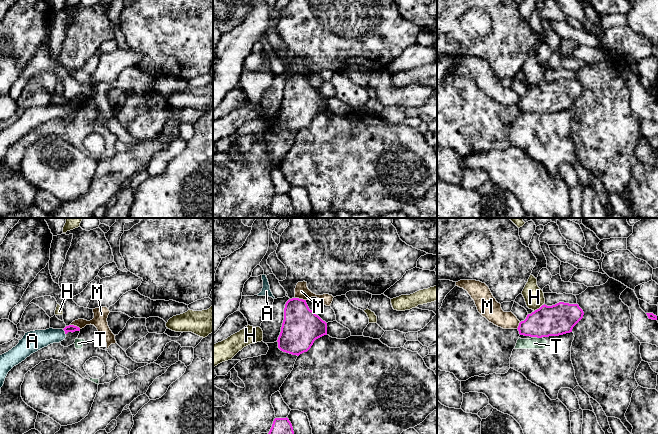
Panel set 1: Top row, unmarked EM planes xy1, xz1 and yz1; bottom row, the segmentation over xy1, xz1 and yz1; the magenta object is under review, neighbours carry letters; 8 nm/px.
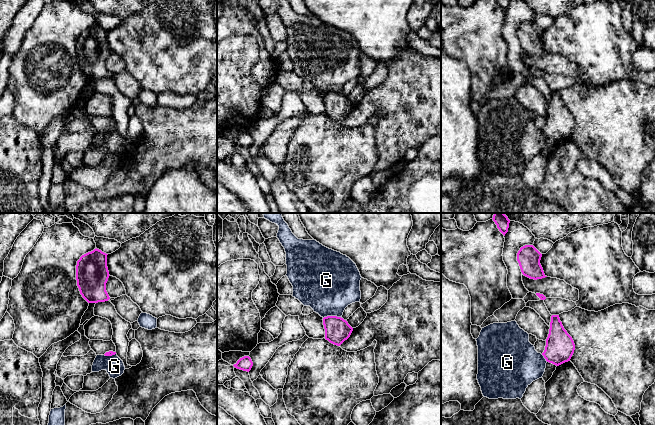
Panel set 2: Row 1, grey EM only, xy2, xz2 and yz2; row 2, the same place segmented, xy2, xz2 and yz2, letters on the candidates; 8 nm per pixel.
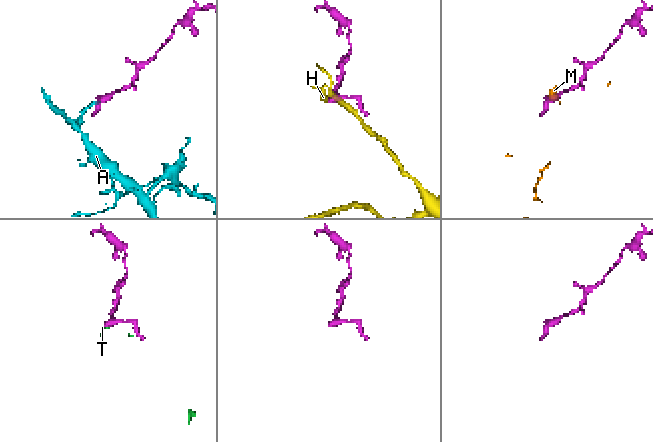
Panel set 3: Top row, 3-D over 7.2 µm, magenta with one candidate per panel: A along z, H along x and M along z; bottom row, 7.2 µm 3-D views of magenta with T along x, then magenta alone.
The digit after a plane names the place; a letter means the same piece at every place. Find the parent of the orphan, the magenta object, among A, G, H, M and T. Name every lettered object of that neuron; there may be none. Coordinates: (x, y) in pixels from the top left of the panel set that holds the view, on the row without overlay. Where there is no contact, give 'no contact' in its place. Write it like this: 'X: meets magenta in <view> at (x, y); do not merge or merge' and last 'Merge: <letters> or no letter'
A: meets magenta in xy1 at (65, 108); merge
G: meets magenta in xz2 at (332, 92); do not merge
H: meets magenta in yz1 at (540, 83); do not merge
M: meets magenta in xz1 at (300, 75); do not merge
T: meets magenta in yz1 at (539, 113); do not merge
Merge: A

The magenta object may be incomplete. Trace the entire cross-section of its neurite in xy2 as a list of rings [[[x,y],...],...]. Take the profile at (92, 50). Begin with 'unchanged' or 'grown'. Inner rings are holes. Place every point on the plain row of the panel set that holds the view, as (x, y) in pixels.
unchanged; [[[96,24],[82,31],[77,37],[77,62],[88,79],[105,78],[110,75],[106,67],[106,59],[110,52],[107,31]]]

